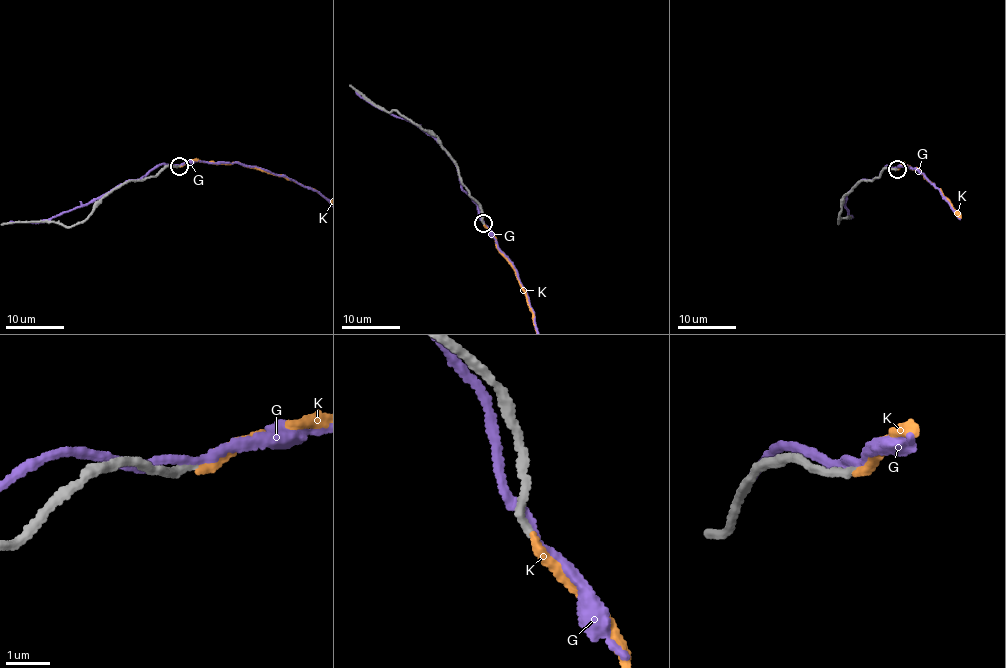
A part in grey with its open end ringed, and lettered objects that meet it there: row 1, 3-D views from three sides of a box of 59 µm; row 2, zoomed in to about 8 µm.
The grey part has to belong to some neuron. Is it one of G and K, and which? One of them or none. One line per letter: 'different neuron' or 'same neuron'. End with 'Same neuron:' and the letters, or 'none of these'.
G: different neuron
K: different neuron
Same neuron: none of these

